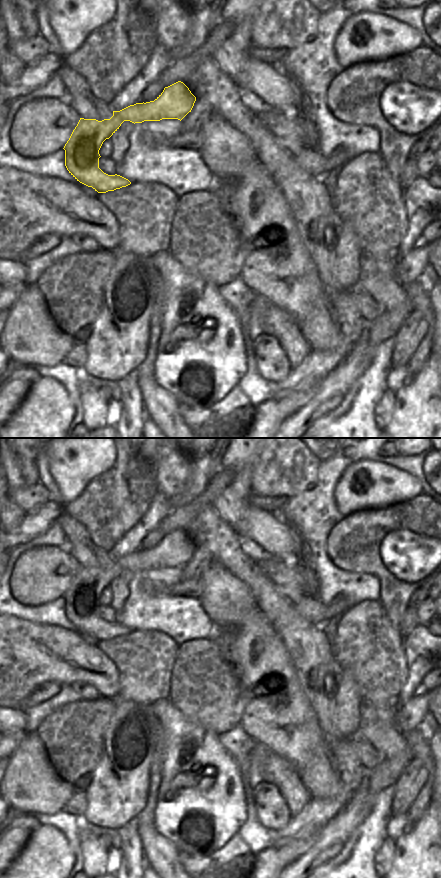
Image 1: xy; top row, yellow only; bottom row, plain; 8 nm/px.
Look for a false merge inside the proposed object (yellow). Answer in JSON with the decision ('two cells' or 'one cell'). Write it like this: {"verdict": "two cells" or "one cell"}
{"verdict": "one cell"}

